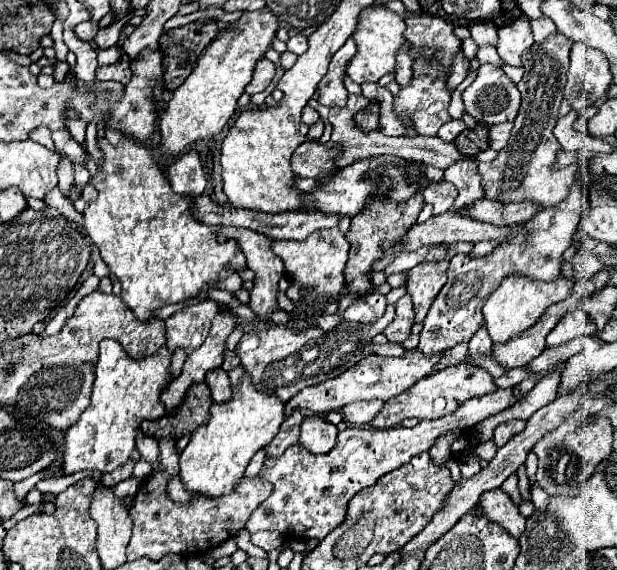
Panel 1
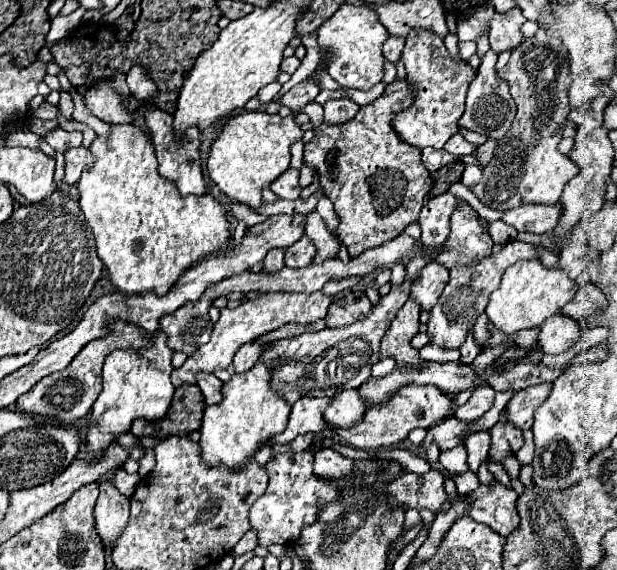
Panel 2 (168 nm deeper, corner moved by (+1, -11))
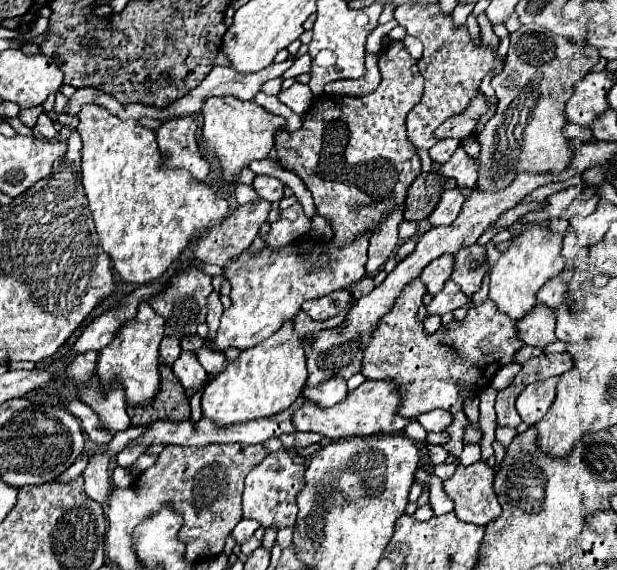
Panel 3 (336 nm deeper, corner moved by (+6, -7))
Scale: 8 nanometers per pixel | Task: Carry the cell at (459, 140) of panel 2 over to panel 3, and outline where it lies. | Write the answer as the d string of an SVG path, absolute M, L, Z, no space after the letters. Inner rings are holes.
M438 140L428 152L430 152L430 158L434 162L444 164L454 154L456 148L458 148L458 140Z

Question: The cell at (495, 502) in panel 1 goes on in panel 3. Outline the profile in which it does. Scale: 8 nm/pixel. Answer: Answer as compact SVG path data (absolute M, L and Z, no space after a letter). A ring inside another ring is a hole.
M476 462L472 466L458 466L454 476L444 480L444 492L454 502L454 514L478 526L486 526L496 518L502 508L494 496L492 488L494 468L486 462Z

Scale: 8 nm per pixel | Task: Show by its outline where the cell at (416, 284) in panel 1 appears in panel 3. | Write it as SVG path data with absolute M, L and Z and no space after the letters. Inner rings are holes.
M446 254L446 256L440 256L436 260L432 260L420 274L422 282L426 284L428 288L428 294L434 296L442 290L444 282L450 278L452 274L452 266L454 266L454 256L452 254Z

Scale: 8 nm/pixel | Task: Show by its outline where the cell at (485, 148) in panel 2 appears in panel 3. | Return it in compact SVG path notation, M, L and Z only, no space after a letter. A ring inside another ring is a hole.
M460 146L454 156L440 168L440 174L444 178L454 178L458 188L474 188L476 180L478 180L478 170L474 160L464 152L464 148Z

